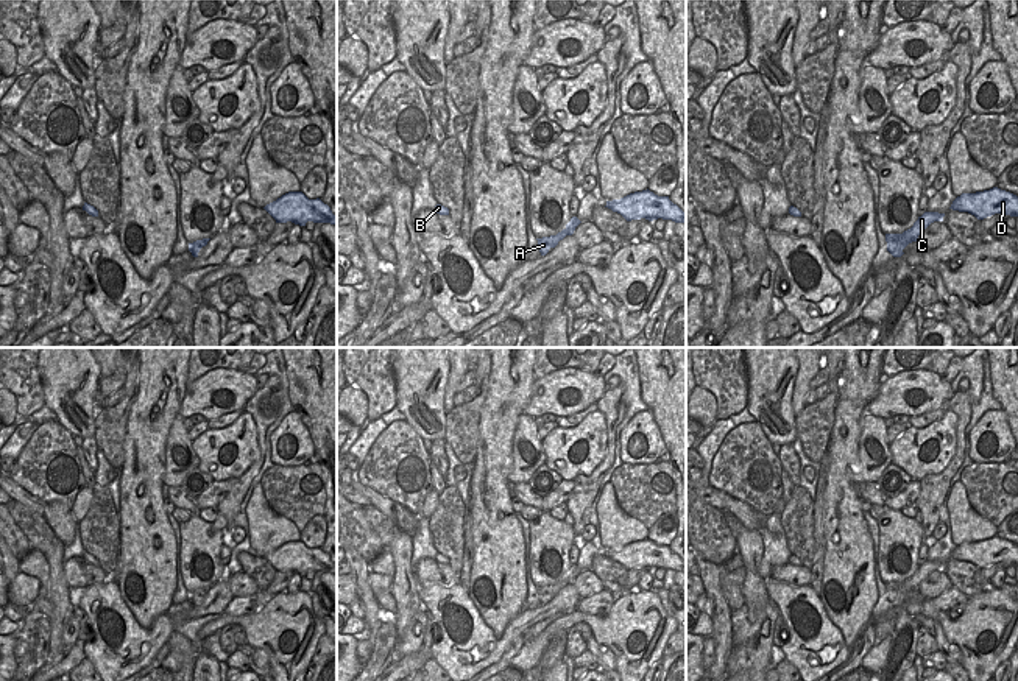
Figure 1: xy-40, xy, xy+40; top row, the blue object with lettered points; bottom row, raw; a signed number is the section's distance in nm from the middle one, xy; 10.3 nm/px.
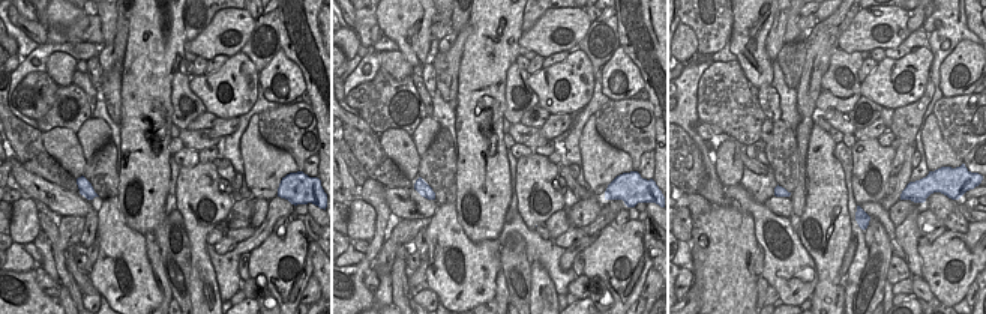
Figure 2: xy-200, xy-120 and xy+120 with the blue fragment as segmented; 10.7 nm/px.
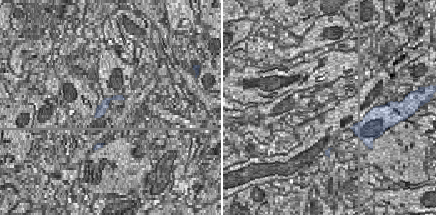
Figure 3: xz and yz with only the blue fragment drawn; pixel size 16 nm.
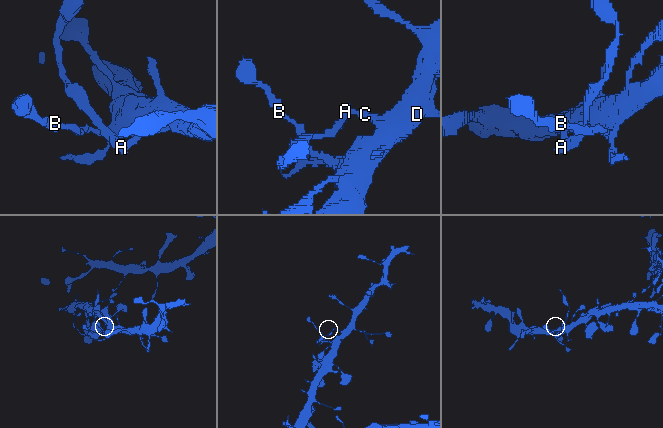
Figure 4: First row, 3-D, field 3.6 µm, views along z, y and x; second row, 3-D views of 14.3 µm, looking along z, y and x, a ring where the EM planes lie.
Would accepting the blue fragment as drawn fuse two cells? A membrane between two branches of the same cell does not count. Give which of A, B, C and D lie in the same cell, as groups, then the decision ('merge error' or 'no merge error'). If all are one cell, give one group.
A / B C D; merge error

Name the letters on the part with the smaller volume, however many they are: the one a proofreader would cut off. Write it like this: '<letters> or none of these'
A

